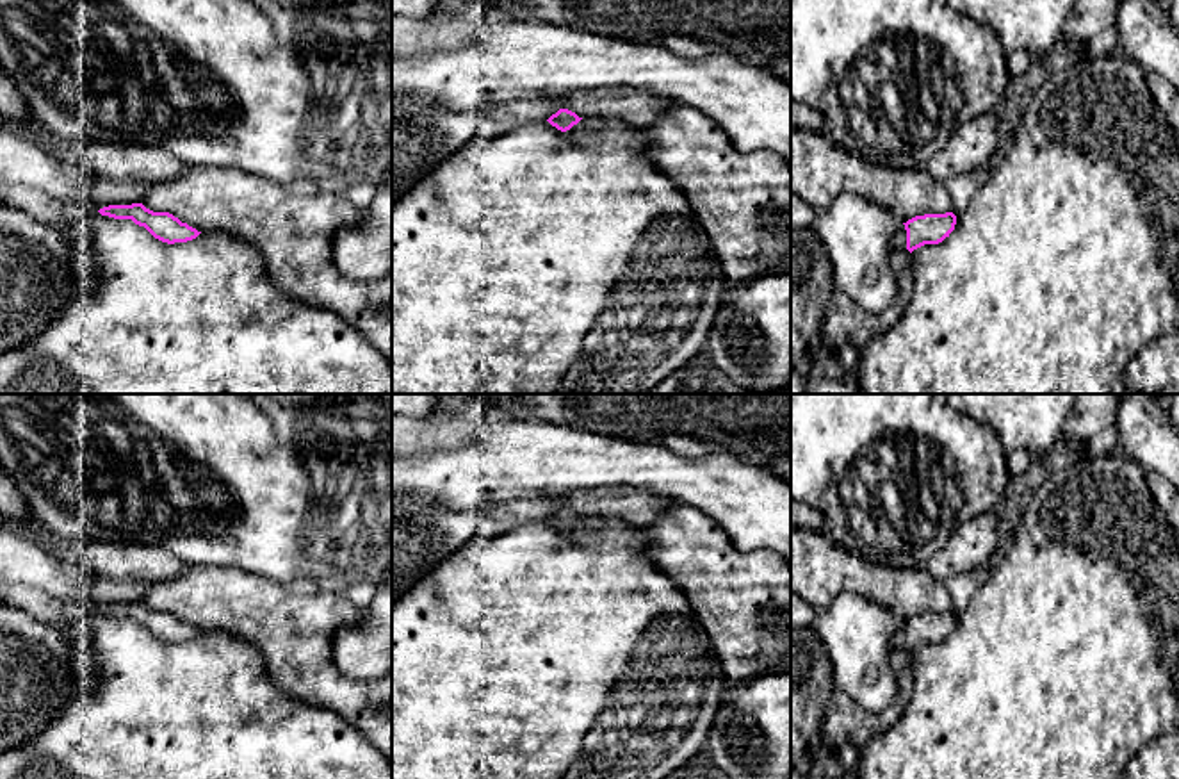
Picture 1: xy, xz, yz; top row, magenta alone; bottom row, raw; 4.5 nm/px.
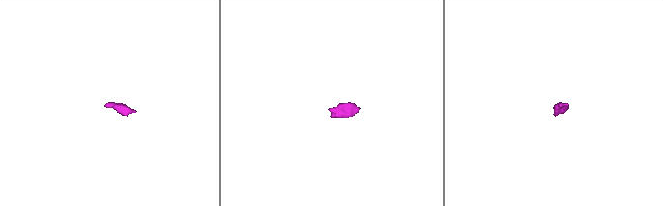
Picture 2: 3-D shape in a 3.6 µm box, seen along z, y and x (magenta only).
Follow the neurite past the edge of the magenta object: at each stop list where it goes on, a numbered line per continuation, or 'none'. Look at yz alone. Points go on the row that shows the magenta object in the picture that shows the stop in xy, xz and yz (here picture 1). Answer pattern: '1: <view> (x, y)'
1: yz (898, 243)

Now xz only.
1: xz (642, 109)

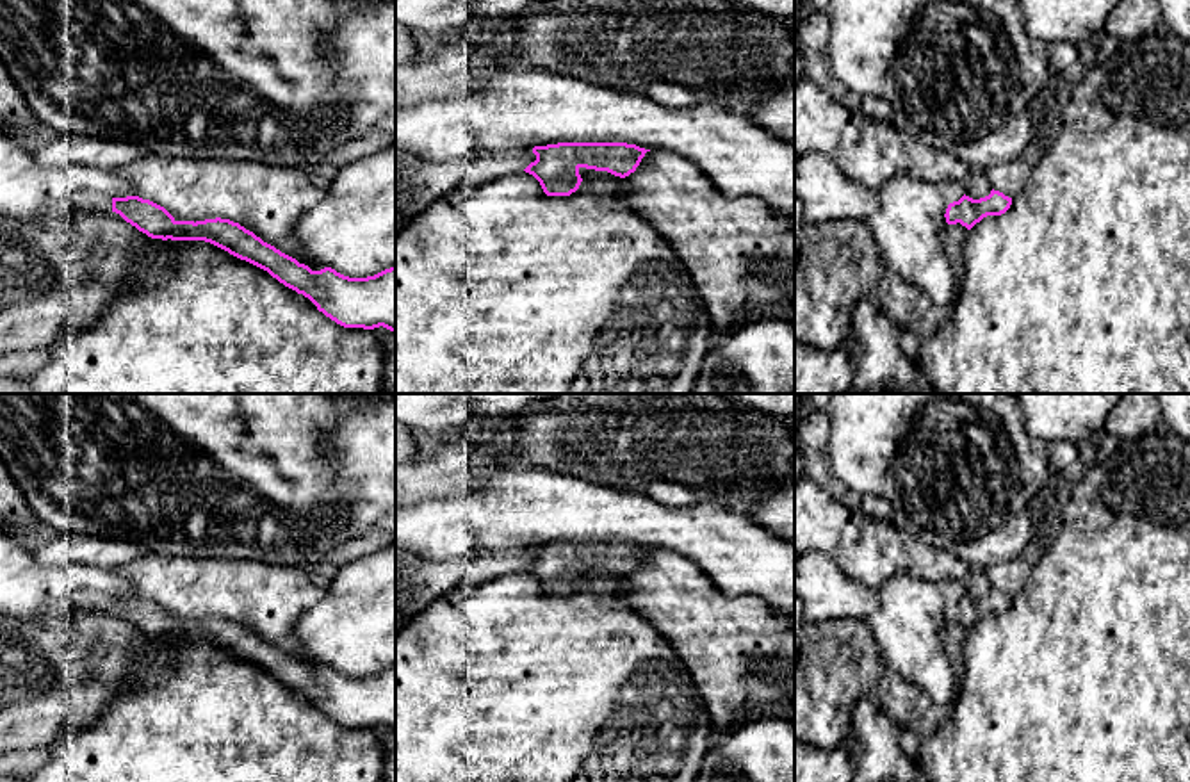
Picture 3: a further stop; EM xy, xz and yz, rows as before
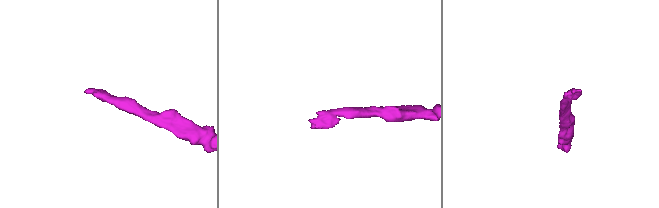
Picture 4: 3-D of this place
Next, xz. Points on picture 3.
none

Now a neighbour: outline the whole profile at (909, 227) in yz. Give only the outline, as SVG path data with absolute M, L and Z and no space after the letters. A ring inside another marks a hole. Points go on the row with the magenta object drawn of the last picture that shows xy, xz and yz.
M900 175L876 194L878 210L866 223L885 269L923 290L932 305L953 306L960 280L944 251L944 214L964 196L964 187Z

